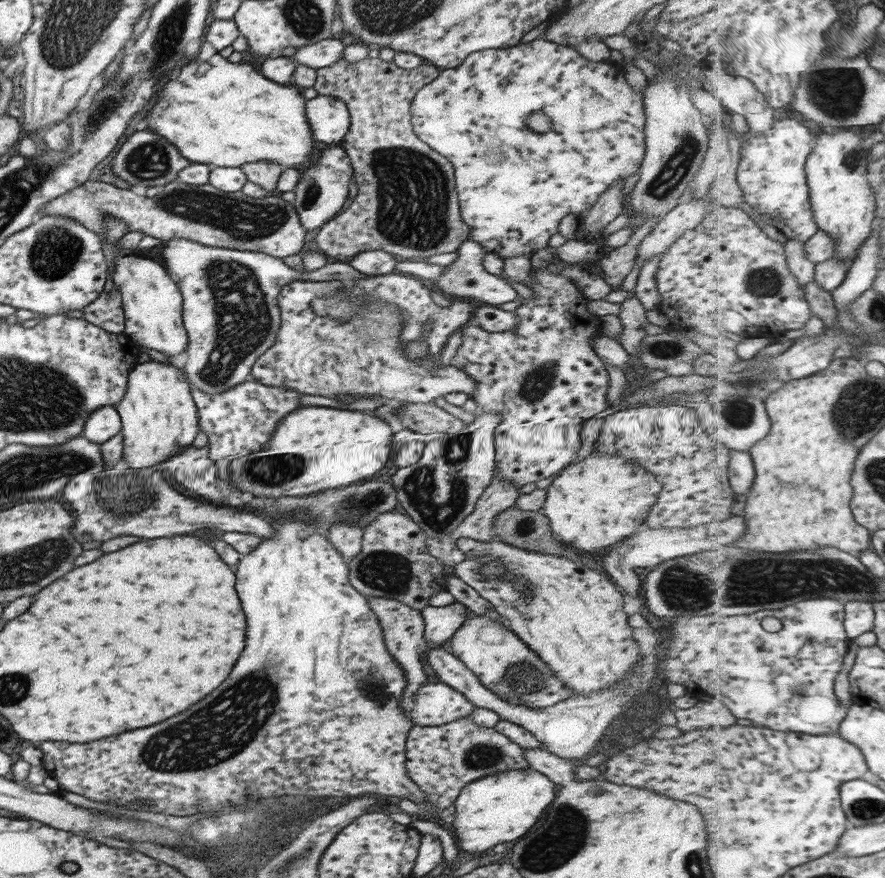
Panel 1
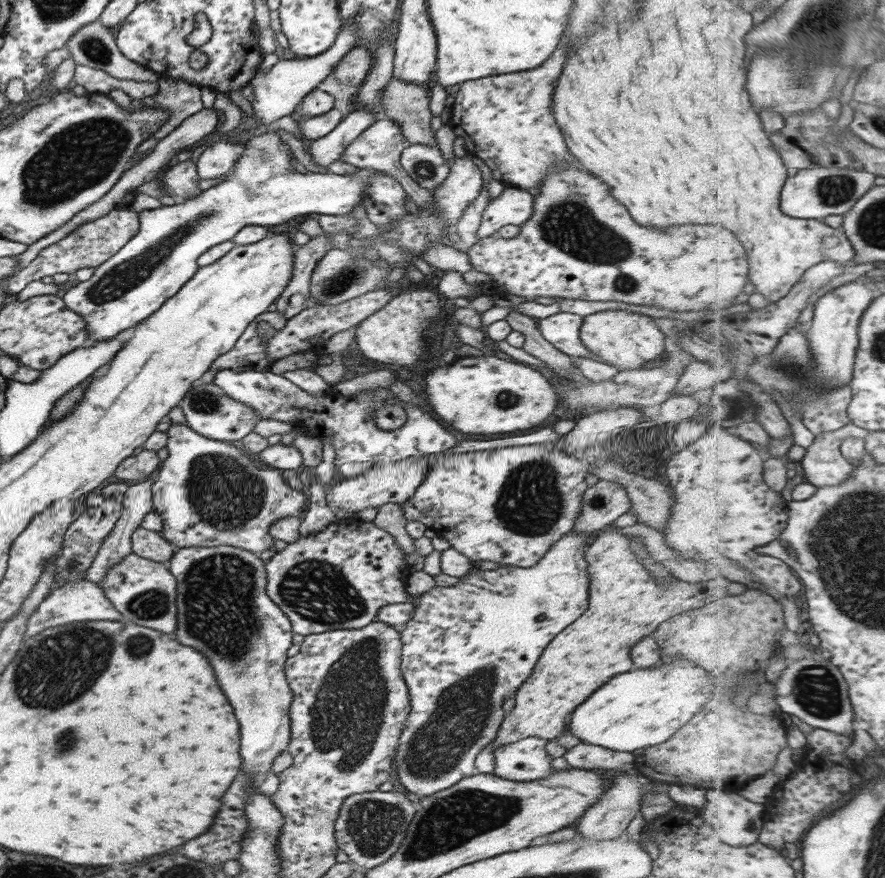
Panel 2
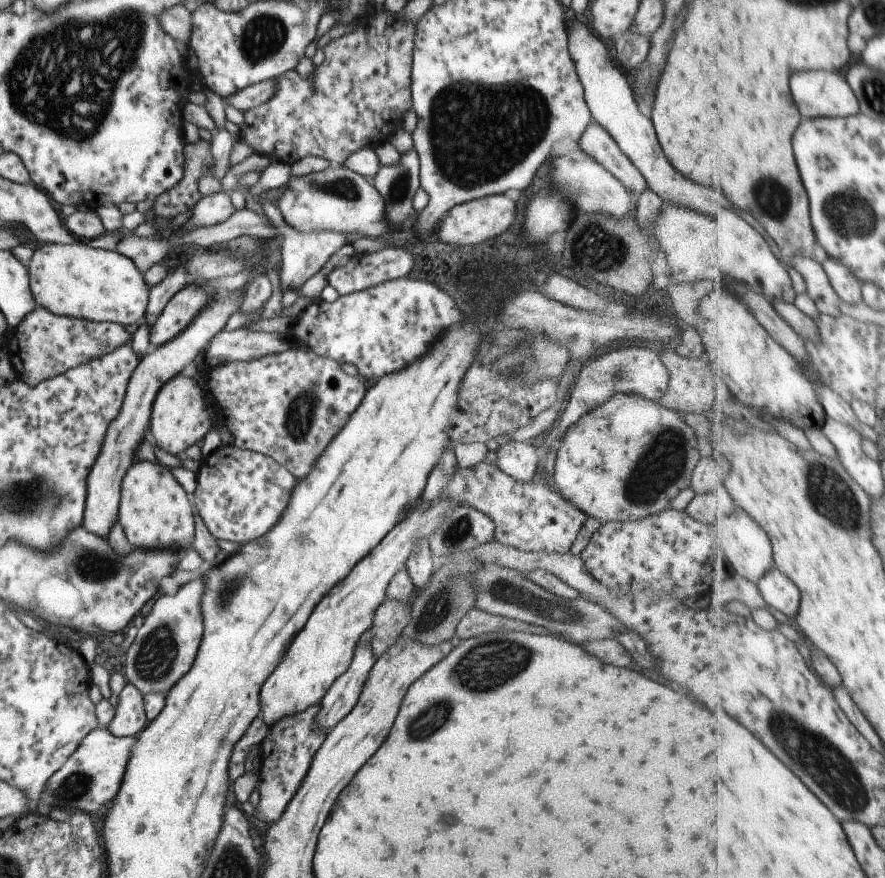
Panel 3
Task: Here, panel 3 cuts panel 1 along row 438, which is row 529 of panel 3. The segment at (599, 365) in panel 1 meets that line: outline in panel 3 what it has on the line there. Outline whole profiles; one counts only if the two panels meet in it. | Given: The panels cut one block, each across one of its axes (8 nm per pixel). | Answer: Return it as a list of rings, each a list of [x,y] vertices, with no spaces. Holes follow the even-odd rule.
[[[487,460],[469,469],[458,468],[451,481],[444,485],[438,498],[463,501],[488,515],[495,524],[493,540],[515,549],[534,553],[566,554],[587,516],[555,488],[536,480],[525,483],[504,474]]]

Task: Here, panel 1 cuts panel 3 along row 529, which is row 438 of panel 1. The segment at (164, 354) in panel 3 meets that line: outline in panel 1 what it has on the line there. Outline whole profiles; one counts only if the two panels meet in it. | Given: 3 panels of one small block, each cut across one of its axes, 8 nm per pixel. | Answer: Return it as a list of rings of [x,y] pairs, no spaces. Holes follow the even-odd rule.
[[[102,406],[88,416],[81,436],[94,444],[101,445],[121,430],[121,416],[115,406]]]

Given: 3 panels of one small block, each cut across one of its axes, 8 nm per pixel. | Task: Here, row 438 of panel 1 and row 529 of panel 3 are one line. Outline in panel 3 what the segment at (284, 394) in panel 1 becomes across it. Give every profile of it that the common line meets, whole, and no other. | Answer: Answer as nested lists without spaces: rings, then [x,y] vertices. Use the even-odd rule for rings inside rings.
[[[233,444],[220,445],[214,452],[203,457],[196,473],[197,485],[191,497],[194,510],[202,517],[205,527],[214,538],[235,543],[236,546],[259,539],[278,522],[296,483],[295,476],[271,456],[258,451],[236,448]]]

